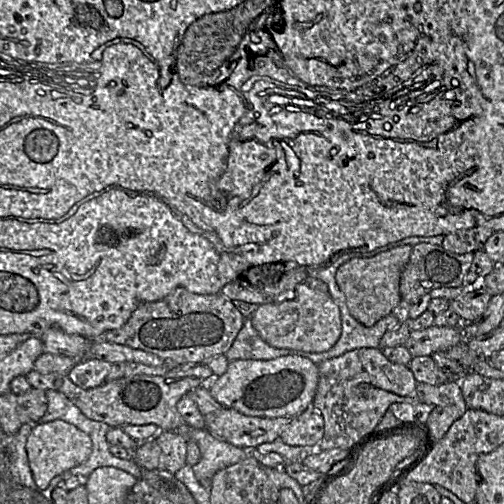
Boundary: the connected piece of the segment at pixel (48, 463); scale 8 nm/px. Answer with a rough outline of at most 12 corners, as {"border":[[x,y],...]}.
{"border":[[57,419],[26,442],[36,485],[85,462],[88,434]]}

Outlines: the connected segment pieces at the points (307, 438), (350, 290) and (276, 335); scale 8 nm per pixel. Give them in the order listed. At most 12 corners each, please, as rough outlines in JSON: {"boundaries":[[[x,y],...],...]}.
{"boundaries":[[[310,406],[279,436],[290,446],[315,446],[324,419]],[[411,245],[346,254],[336,282],[373,326],[401,301]],[[304,282],[251,320],[270,346],[312,353],[342,331],[329,292]]]}

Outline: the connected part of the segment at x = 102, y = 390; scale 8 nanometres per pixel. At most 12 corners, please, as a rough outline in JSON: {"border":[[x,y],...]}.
{"border":[[203,363],[124,376],[90,389],[32,370],[34,388],[63,393],[110,427],[184,424],[178,401],[207,385]]}

